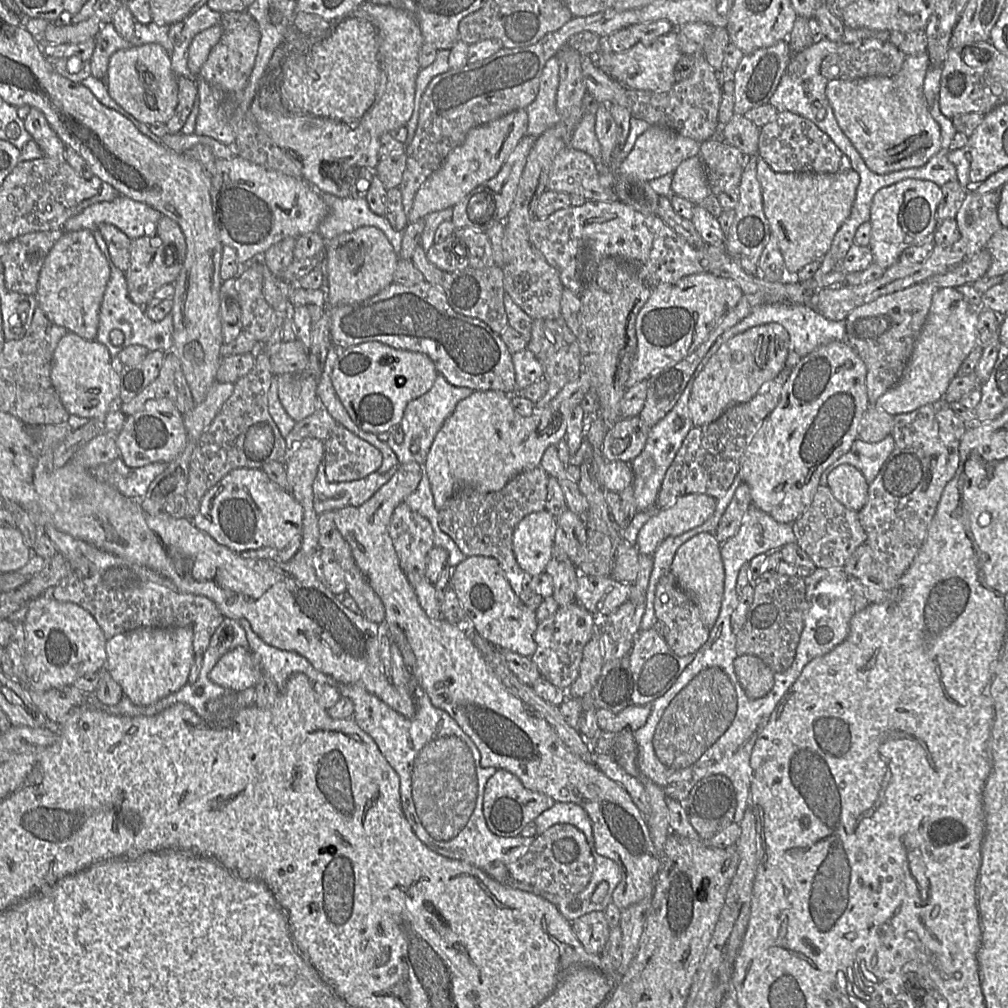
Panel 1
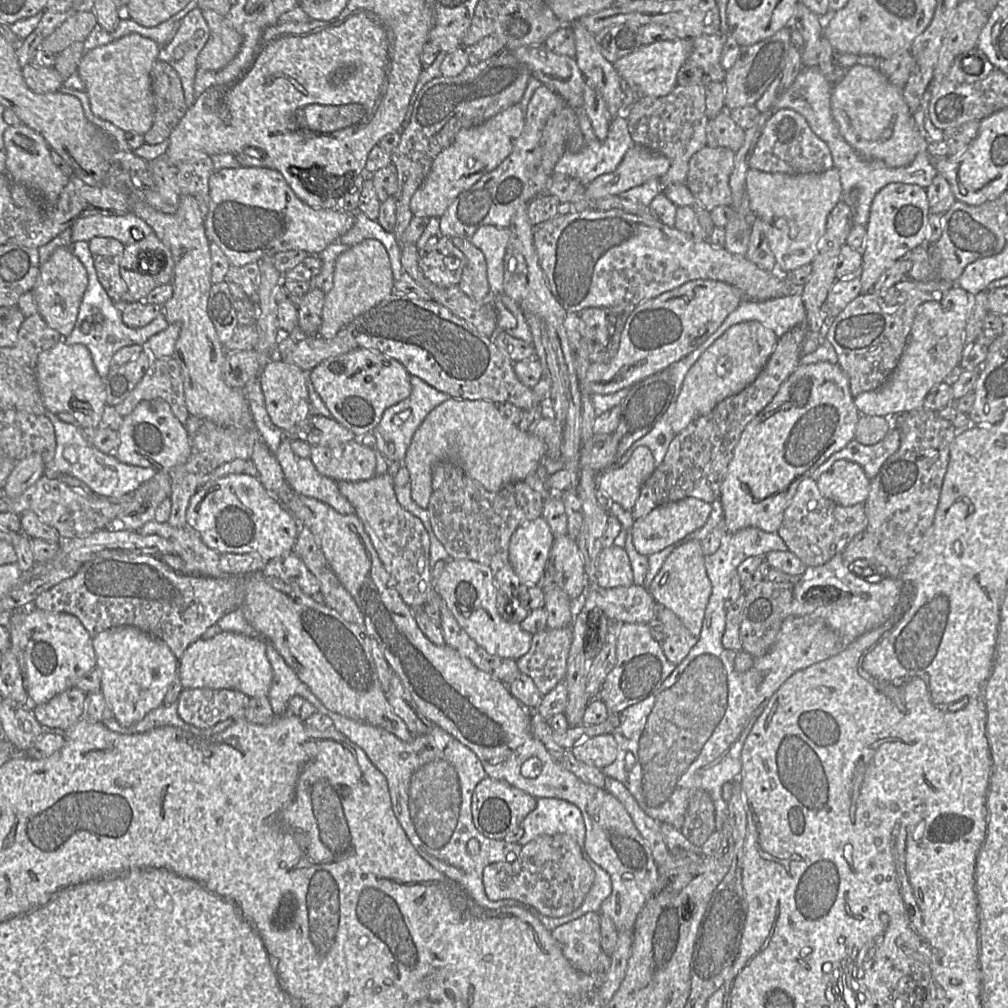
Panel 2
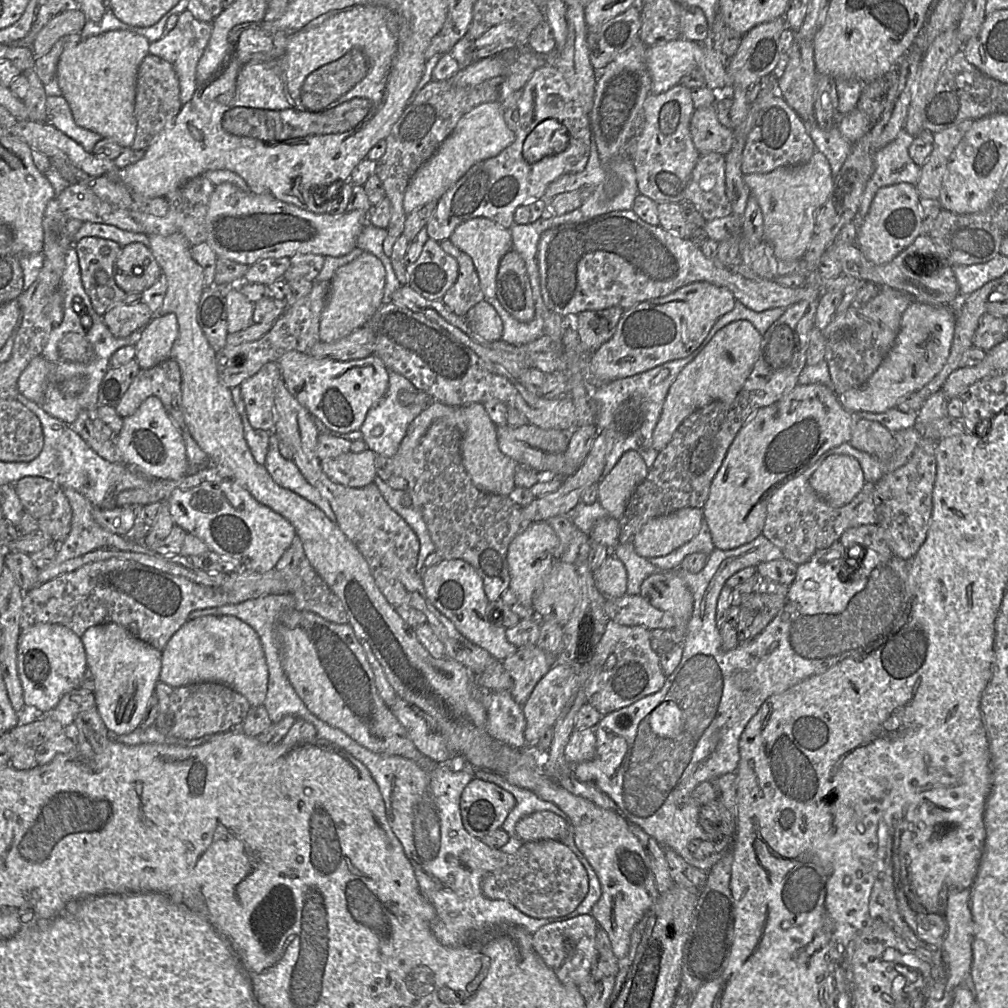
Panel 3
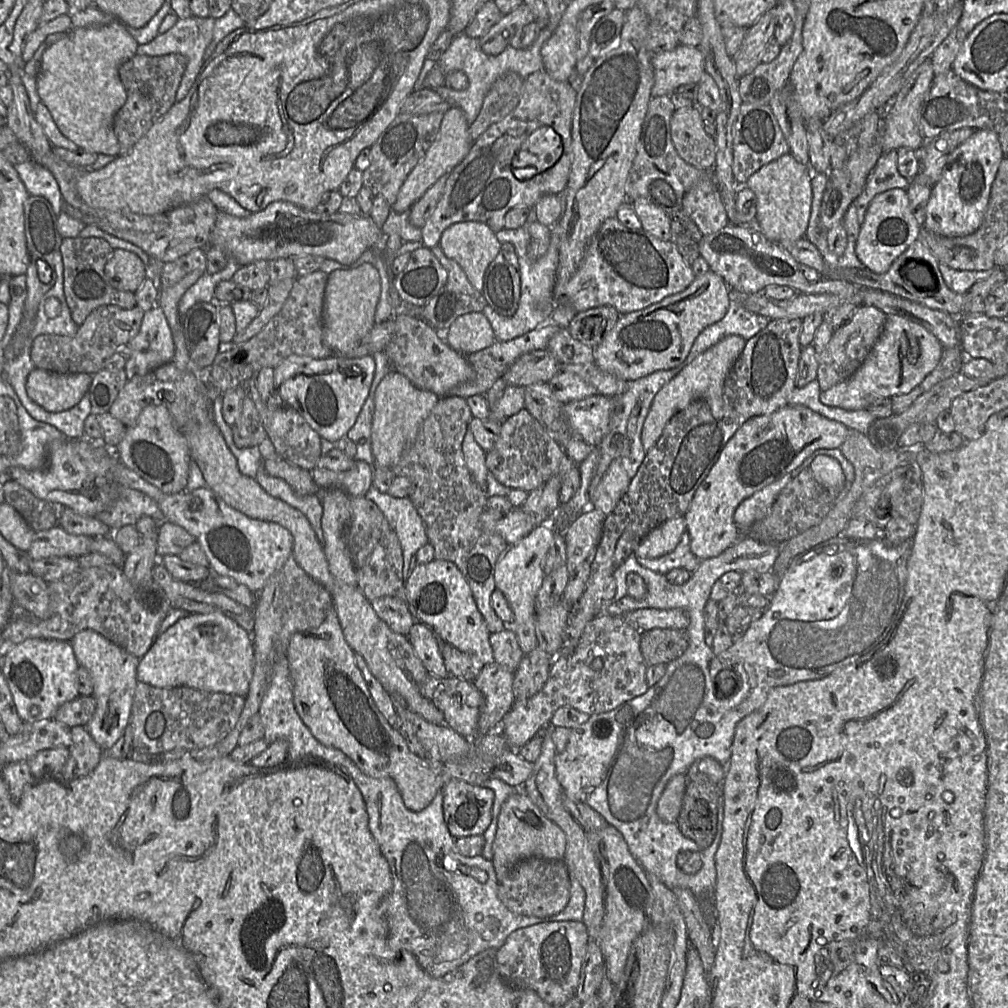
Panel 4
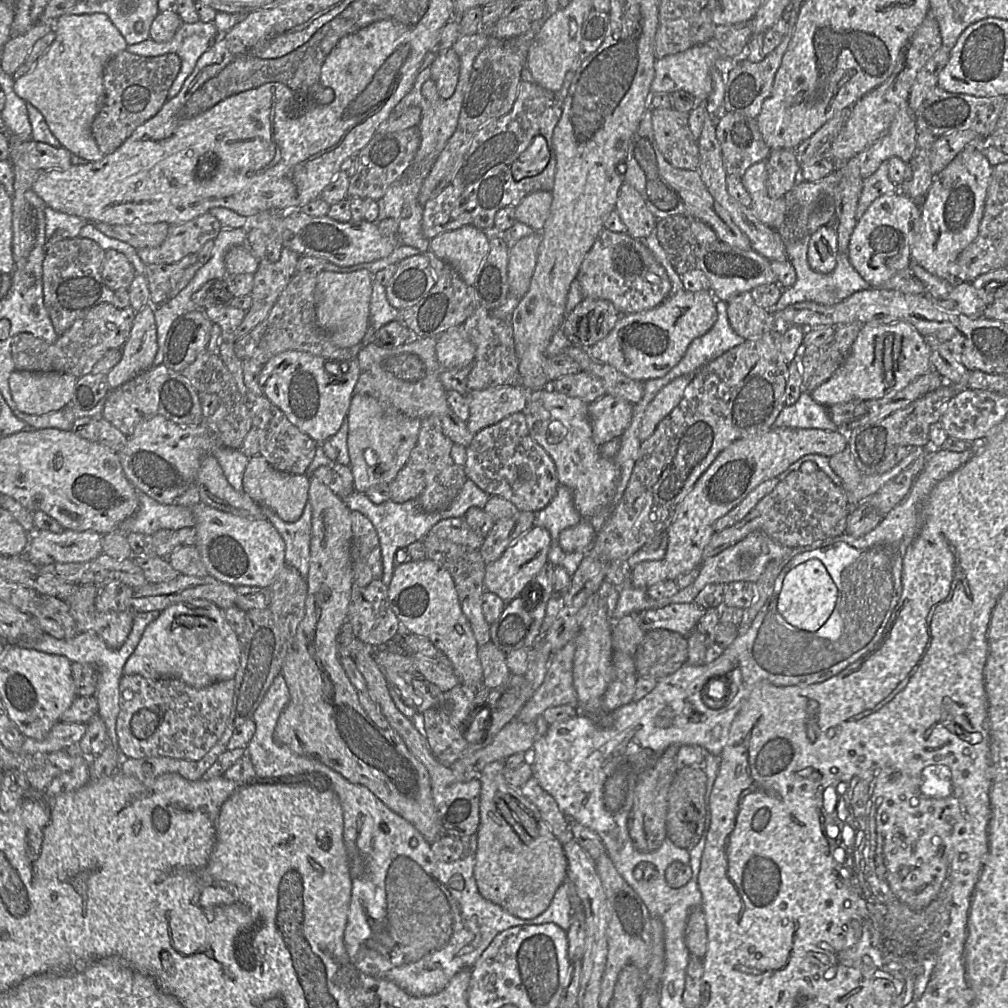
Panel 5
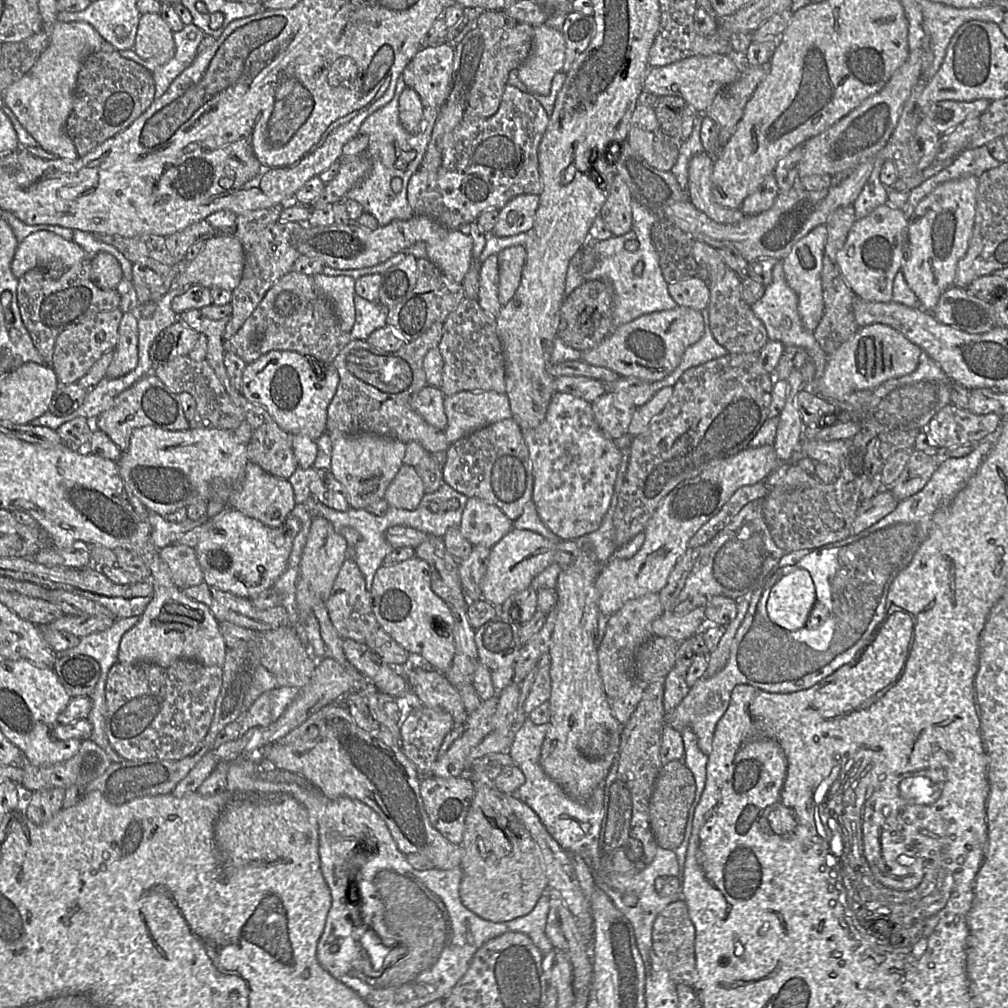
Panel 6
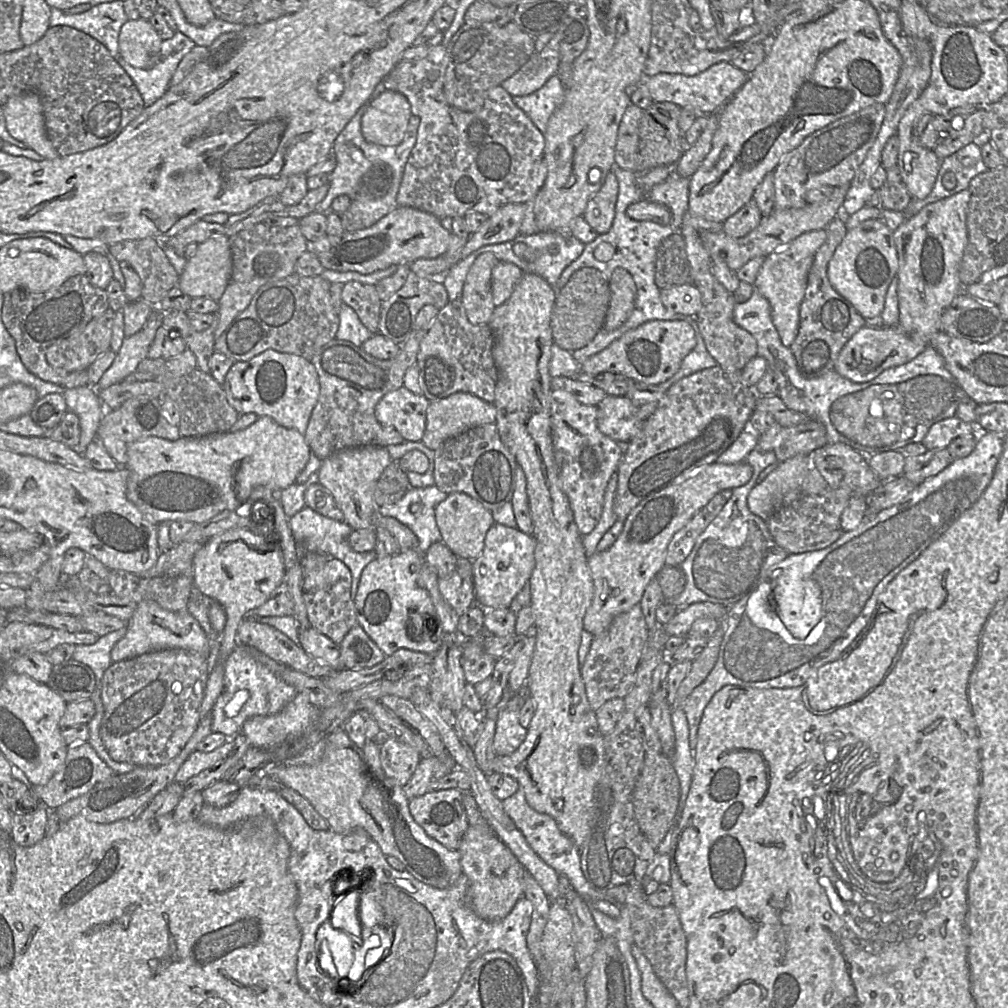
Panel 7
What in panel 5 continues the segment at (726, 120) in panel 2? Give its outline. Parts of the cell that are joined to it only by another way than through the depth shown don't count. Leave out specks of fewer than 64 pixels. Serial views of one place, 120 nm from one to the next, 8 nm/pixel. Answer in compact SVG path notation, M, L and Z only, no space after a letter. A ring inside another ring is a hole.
M673 108L652 109L655 141L665 159L675 168L696 170L699 147L688 125L688 113Z

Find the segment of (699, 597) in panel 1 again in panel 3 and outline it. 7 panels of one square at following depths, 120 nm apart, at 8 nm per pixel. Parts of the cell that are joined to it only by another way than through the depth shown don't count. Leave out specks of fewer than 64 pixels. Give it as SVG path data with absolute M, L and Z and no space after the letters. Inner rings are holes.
M661 570L648 576L641 584L639 595L645 598L652 606L671 614L675 620L673 628L684 637L686 628L693 612L693 596L676 570Z

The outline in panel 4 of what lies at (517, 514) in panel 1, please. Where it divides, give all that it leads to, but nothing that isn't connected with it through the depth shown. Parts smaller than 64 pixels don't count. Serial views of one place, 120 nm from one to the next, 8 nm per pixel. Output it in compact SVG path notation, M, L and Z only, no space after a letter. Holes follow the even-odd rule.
M459 396L439 397L424 420L411 447L391 468L394 475L406 476L411 481L412 490L409 497L425 523L428 541L434 547L435 559L450 561L458 567L471 588L489 632L494 634L505 628L504 621L496 614L491 605L491 596L496 590L495 568L502 552L509 545L500 534L486 532L480 523L480 516L485 509L489 496L485 488L480 487L472 478L462 452L462 442L472 418L466 398Z

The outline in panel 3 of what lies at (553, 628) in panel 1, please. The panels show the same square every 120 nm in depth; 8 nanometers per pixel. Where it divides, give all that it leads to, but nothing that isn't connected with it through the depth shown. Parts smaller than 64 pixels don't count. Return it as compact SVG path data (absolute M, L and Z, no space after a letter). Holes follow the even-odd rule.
M535 644L518 649L501 663L512 678L513 684L509 691L512 698L523 705L537 683L556 664L556 656Z

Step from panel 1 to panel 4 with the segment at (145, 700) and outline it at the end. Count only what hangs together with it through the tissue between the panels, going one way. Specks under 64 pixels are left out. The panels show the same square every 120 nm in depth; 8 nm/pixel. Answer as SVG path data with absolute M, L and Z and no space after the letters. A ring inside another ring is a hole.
M90 629L76 634L70 643L79 666L85 667L93 679L92 696L96 701L96 710L87 724L87 729L104 752L117 742L129 723L133 696L138 683L136 673L140 658Z

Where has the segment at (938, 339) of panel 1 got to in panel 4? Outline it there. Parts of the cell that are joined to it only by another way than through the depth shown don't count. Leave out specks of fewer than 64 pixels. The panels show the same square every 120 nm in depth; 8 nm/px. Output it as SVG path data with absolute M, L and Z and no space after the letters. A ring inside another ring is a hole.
M902 313L887 316L882 333L860 368L848 379L820 393L823 405L848 411L866 410L878 401L909 393L937 366L944 348L919 322Z

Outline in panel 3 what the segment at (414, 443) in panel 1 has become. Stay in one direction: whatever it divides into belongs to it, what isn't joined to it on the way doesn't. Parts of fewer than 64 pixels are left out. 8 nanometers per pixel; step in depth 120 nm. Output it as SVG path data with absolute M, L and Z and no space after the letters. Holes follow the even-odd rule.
M389 370L389 386L386 394L368 411L359 429L364 434L363 440L366 442L367 449L374 451L376 455L393 457L405 438L411 422L428 406L426 404L415 403L407 406L403 405L398 398L400 391L403 390L414 392L422 391L416 388L411 381L401 374Z

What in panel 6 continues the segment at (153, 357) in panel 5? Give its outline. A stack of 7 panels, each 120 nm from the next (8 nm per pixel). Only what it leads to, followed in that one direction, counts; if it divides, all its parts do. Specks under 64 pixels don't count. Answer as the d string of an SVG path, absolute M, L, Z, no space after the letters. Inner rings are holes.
M135 312L124 313L119 324L119 339L114 349L115 355L106 371L108 379L122 377L138 364L138 321Z

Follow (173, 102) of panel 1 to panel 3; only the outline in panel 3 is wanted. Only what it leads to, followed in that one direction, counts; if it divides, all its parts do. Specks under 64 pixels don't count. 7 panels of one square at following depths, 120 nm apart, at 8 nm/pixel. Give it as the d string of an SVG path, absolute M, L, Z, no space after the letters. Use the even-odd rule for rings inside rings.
M120 29L81 40L75 46L66 48L62 52L54 80L78 126L96 132L102 138L109 138L123 148L131 146L137 126L134 116L137 72L141 62L149 54L150 43L142 35Z

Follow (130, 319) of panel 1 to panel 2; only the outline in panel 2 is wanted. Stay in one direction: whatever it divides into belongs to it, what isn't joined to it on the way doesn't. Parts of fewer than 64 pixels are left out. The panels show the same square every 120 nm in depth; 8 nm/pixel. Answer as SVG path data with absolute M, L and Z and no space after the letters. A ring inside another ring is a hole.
M79 241L72 243L71 246L73 254L81 261L87 271L88 286L83 295L75 327L68 336L63 337L62 341L68 345L85 345L91 353L98 374L104 379L114 366L112 359L117 351L125 346L144 345L150 337L165 330L169 326L169 322L166 320L165 315L160 313L144 327L128 327L122 320L121 309L111 300L98 280L88 242ZM94 314L97 316L92 322Z

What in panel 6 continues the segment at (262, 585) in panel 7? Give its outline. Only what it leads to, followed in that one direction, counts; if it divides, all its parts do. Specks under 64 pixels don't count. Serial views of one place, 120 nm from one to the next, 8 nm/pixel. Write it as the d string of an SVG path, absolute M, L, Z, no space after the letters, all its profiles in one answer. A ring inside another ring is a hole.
M234 508L209 521L209 529L194 548L203 572L203 582L224 592L251 599L273 587L287 567L299 525L289 515L280 527L268 527Z

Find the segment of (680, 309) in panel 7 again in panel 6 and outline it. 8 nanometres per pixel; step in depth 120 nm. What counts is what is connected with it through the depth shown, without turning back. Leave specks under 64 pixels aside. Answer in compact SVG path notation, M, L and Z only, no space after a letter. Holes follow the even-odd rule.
M698 277L672 282L668 284L668 292L678 306L702 311L709 303L709 288Z

